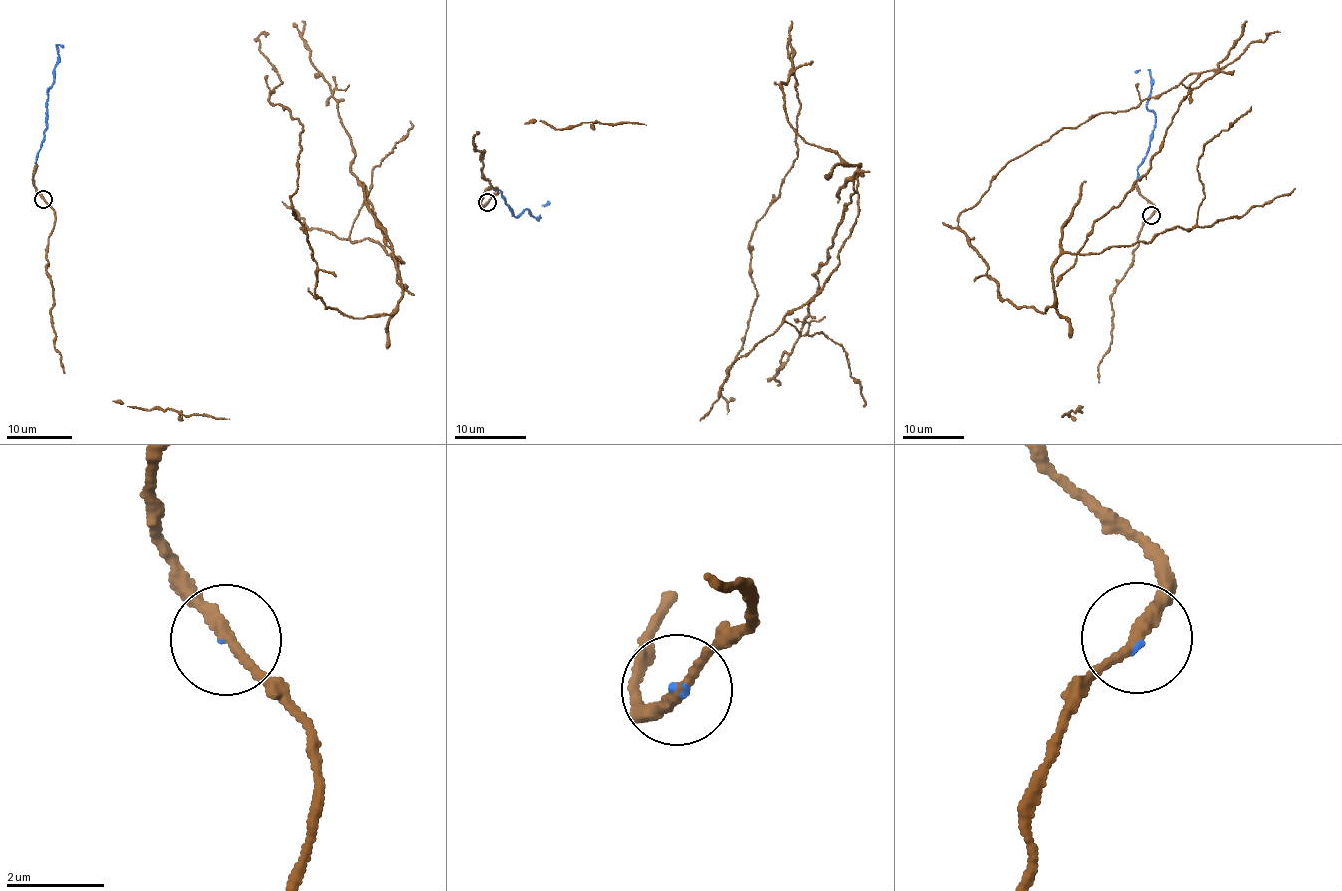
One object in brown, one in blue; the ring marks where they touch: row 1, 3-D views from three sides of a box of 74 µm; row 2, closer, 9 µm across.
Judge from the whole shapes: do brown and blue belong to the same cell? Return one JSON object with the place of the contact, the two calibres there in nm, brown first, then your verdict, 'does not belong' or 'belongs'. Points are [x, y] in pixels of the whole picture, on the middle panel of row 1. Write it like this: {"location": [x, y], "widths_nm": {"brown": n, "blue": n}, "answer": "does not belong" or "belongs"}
{"location": [487, 202], "widths_nm": {"brown": 240, "blue": 70}, "answer": "belongs"}

